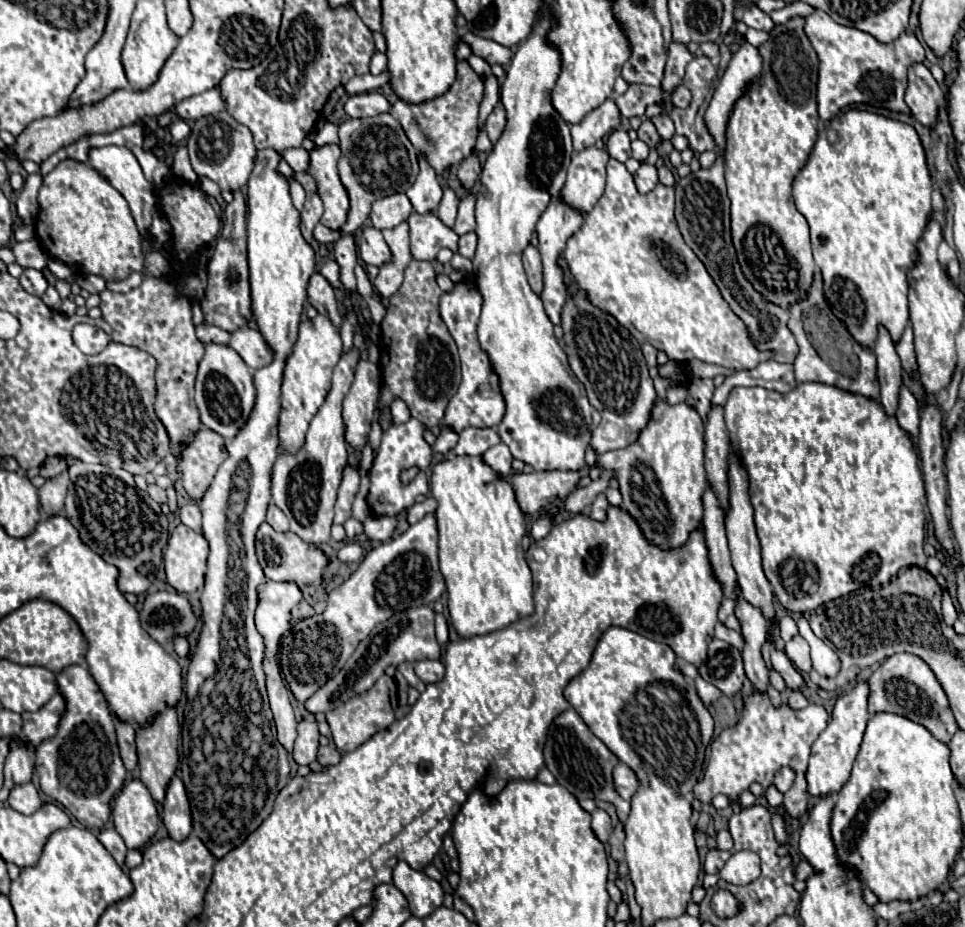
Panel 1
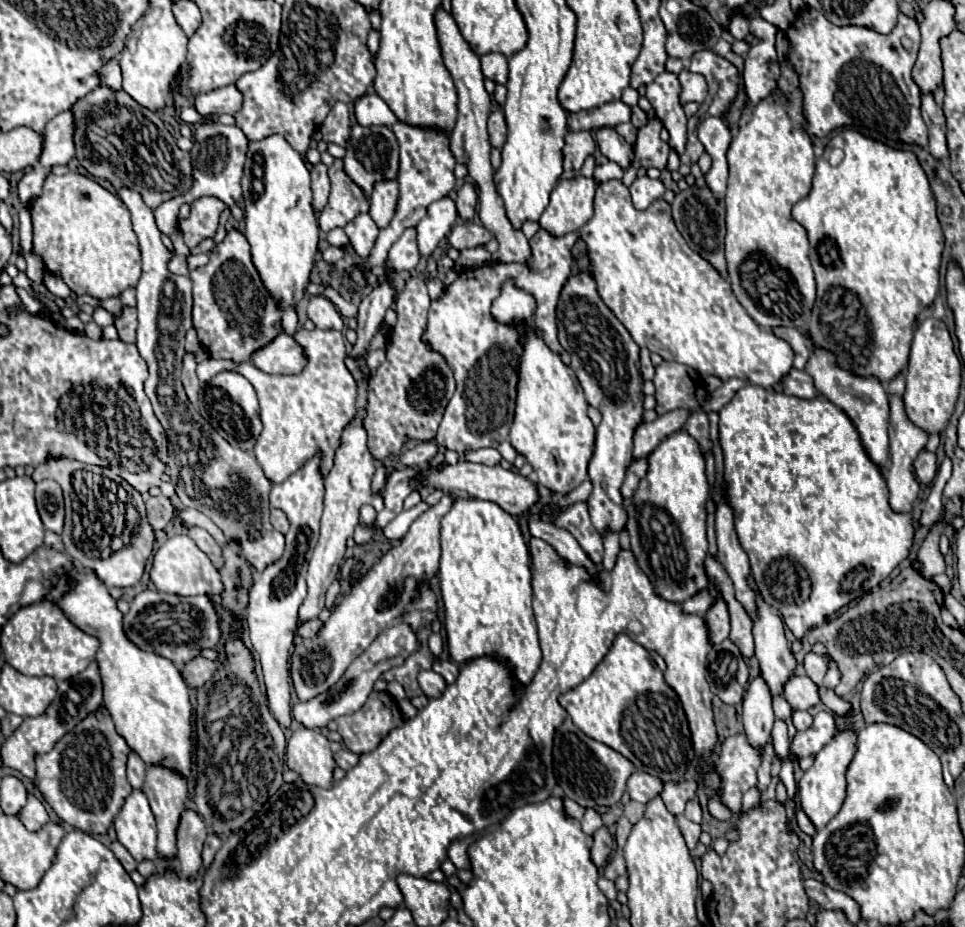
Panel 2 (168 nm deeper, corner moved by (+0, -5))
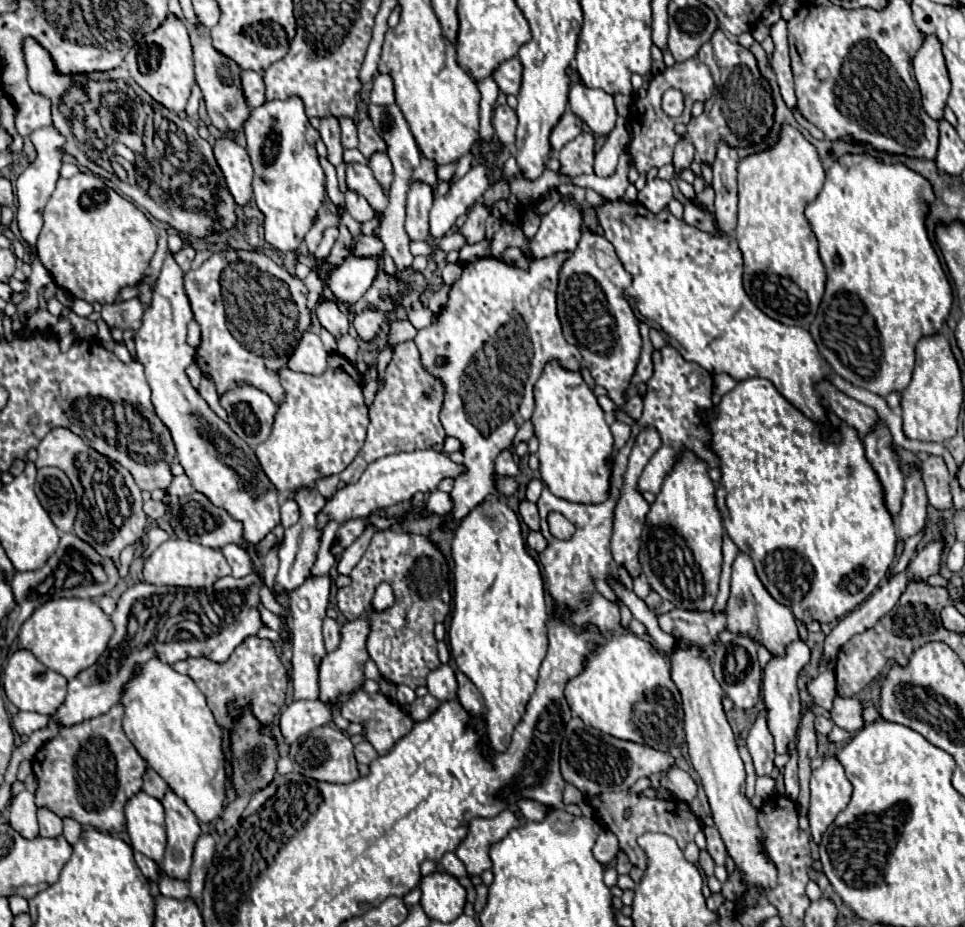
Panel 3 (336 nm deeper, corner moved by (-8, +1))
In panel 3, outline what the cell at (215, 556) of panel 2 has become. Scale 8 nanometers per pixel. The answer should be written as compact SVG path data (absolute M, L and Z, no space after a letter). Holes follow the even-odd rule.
M226 544L222 548L222 554L228 560L228 564L232 566L232 576L234 578L244 578L252 572L252 562L250 562L248 554L238 544Z

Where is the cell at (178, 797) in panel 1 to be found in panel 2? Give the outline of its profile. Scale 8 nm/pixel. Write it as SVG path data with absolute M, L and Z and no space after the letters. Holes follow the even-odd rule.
M184 810L176 838L182 876L196 878L202 870L202 846L206 840L206 826L194 810Z

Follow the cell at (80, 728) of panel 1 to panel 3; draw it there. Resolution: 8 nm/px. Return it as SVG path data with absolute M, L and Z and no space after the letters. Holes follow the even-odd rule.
M116 704L114 708L110 708L110 712L96 716L94 720L86 720L82 724L76 724L74 728L60 728L58 736L38 750L38 754L32 758L32 768L38 778L36 804L48 806L60 818L70 816L80 824L90 824L98 828L100 832L120 834L126 830L124 804L142 790L142 772L146 766L146 760L142 760L142 756L122 730L122 706Z

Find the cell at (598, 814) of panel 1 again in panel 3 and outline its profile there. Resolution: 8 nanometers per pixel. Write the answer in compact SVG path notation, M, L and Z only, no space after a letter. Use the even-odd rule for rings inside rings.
M602 830L592 852L594 852L594 858L600 862L600 864L608 864L616 858L616 852L620 850L618 846L618 838L610 832L610 830Z

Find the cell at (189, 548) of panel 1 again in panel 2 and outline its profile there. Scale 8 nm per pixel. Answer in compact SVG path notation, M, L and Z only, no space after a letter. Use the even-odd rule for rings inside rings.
M178 534L168 538L164 546L154 552L150 568L150 580L160 592L170 592L178 596L198 596L198 594L222 594L222 578L220 572L214 568L210 558L194 544L194 540L186 534Z

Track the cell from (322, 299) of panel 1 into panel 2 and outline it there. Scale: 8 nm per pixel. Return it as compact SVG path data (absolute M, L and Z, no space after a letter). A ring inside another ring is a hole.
M312 296L308 302L308 308L306 308L306 314L320 330L344 330L340 312L324 296Z

